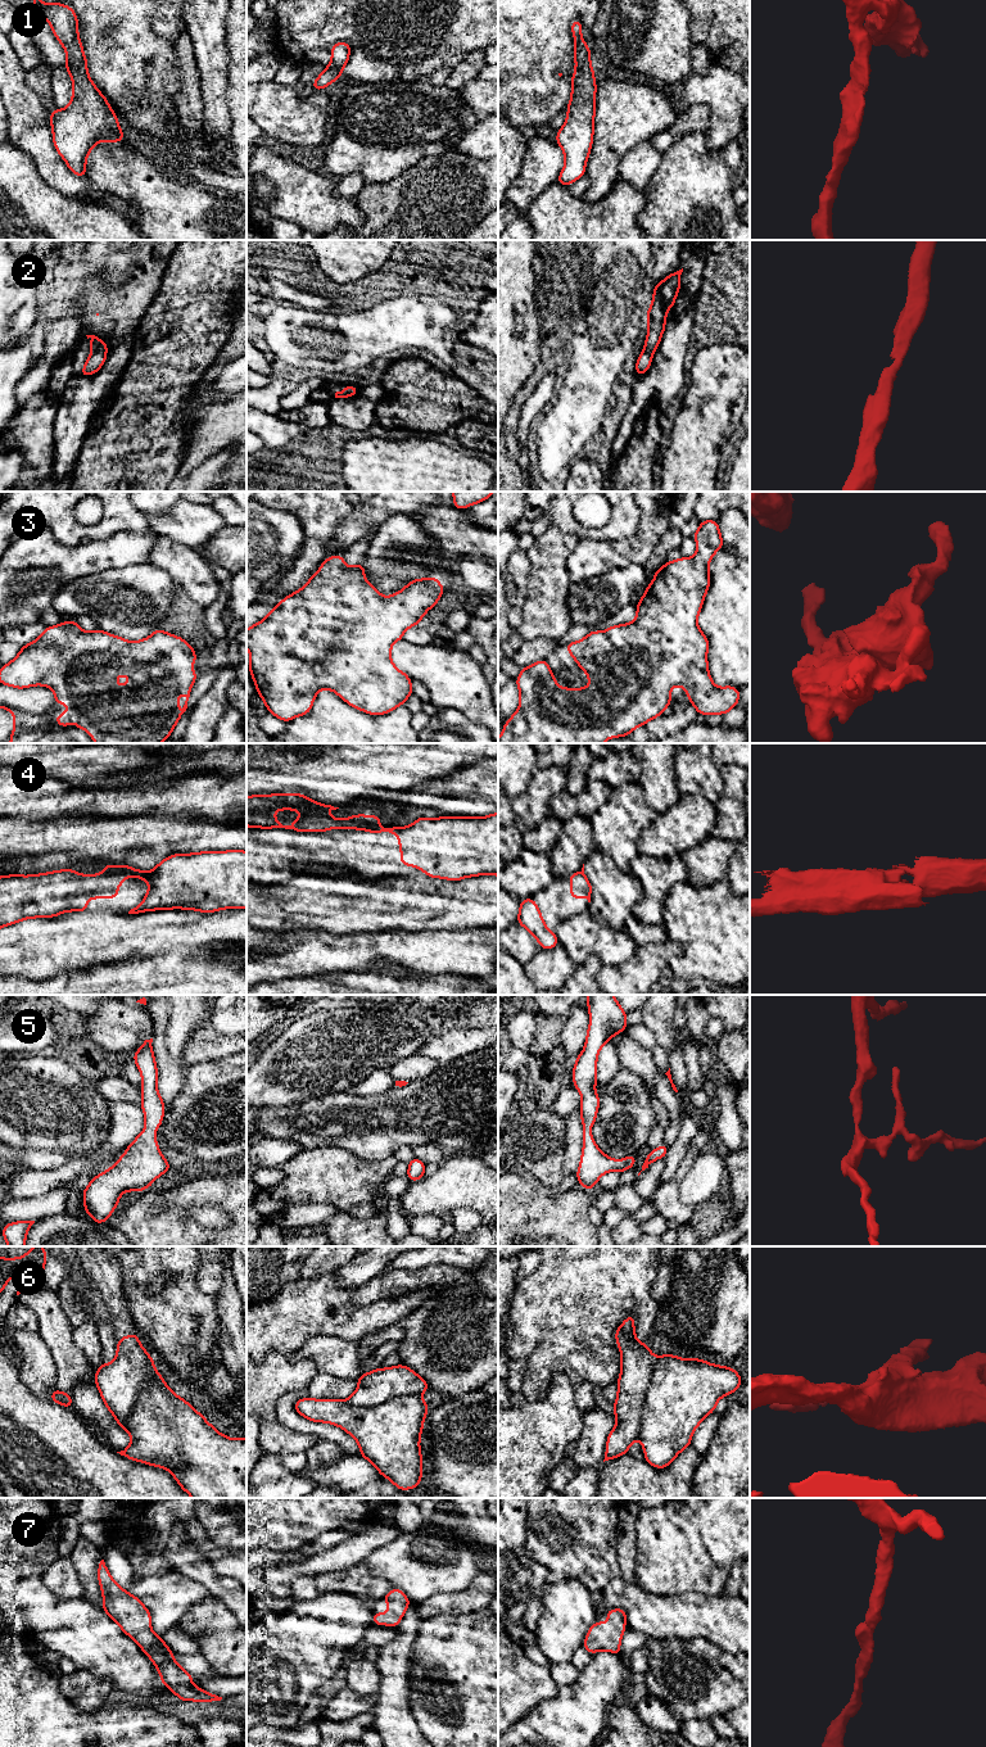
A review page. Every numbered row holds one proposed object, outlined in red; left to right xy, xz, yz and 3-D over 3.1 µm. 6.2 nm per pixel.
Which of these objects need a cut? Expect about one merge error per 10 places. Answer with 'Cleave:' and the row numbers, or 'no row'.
Cleave: 4, 6

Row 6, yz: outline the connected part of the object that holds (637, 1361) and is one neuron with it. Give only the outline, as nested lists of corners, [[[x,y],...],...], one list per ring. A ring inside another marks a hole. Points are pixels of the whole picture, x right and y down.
[[[634,1314],[616,1329],[616,1344],[621,1354],[618,1399],[614,1402],[616,1426],[607,1435],[605,1461],[628,1453],[632,1443],[639,1438],[642,1429],[642,1409],[646,1402],[656,1357],[647,1343],[636,1339]]]

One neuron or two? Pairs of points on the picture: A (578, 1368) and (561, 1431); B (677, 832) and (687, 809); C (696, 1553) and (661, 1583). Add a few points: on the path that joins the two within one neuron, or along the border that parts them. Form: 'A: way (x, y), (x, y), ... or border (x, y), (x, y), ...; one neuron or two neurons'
A: border (565, 1372), (559, 1372), (552, 1379), (546, 1395); two neurons
B: way (682, 827), (687, 822), (687, 814); one neuron
C: way (687, 1557), (670, 1574); one neuron

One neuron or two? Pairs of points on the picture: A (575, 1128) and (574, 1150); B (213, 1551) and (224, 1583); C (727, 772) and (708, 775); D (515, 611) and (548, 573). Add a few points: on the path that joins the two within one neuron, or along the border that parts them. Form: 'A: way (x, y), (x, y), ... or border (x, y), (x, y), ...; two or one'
A: way (574, 1134), (574, 1145); one
B: border (202, 1551), (217, 1573), (233, 1579); two
C: border (718, 768), (722, 775), (723, 793); two
D: border (529, 571), (521, 621), (512, 629); two

